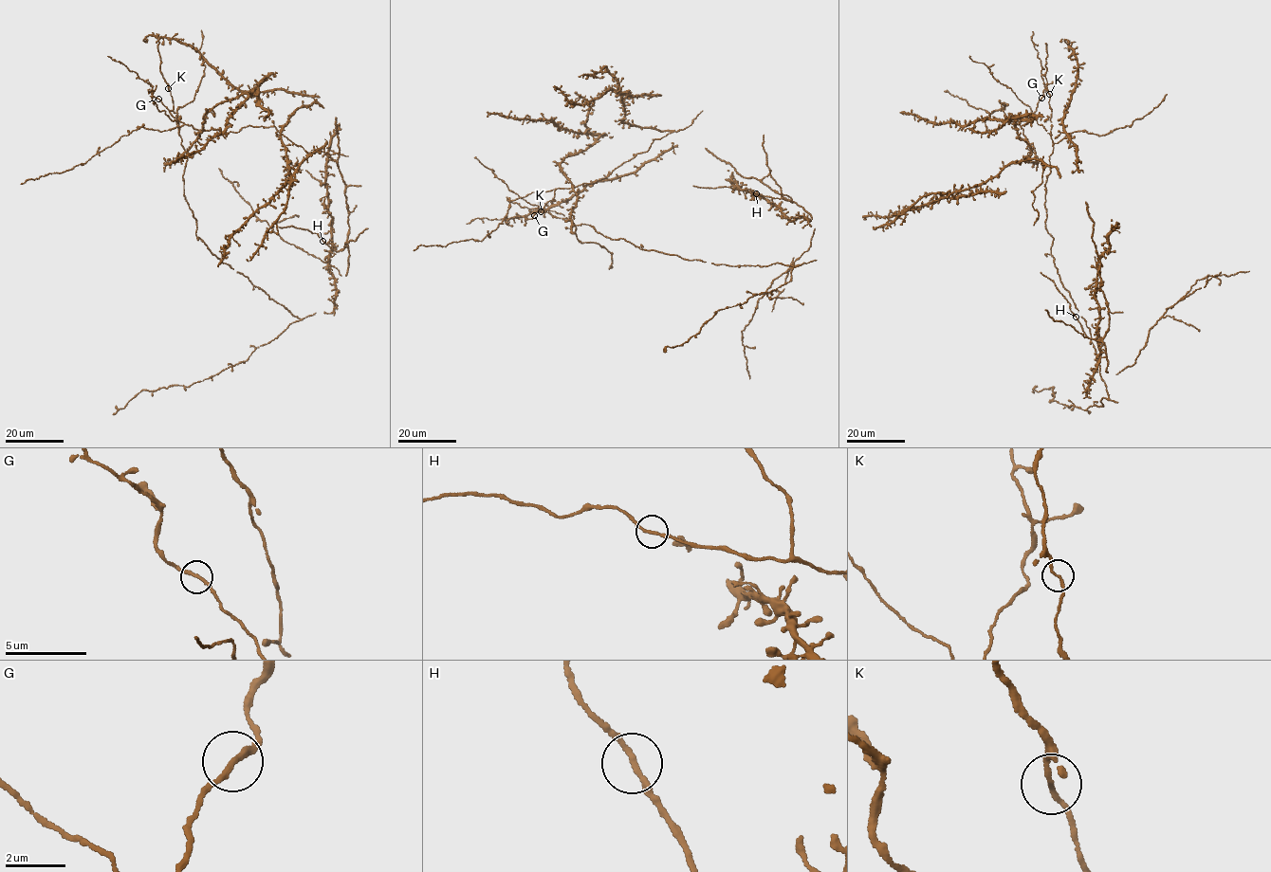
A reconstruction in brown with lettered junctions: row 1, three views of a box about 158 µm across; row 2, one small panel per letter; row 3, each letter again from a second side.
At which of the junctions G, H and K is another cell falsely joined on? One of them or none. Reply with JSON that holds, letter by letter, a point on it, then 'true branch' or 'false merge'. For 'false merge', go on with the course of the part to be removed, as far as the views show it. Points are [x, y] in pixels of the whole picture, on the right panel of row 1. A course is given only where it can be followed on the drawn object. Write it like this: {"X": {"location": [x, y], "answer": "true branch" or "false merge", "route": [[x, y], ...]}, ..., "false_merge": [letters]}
{"G": {"location": [1041, 98], "answer": "true branch"}, "H": {"location": [1076, 317], "answer": "true branch"}, "K": {"location": [1049, 94], "answer": "true branch"}, "false_merge": []}

